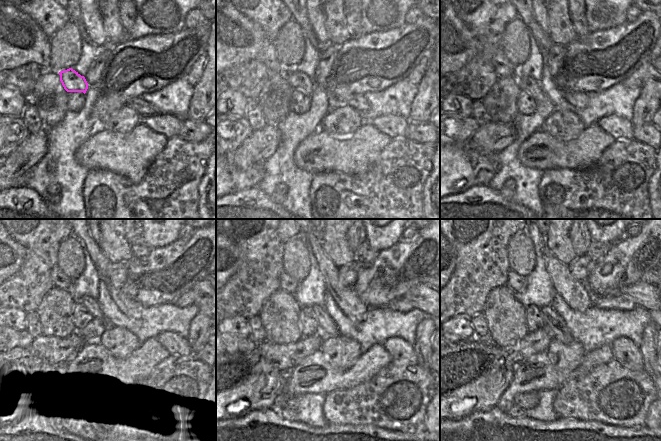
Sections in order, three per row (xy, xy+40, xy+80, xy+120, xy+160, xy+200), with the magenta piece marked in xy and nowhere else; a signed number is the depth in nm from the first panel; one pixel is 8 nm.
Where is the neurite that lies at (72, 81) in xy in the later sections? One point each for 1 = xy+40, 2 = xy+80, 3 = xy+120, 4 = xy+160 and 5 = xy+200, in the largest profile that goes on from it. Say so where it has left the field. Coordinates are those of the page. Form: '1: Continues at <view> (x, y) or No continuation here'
1: Continues at xy+40 (299, 81)
2: Continues at xy+80 (531, 86)
3: Continues at xy+120 (93, 307)
4: Continues at xy+160 (328, 328)
5: Continues at xy+200 (553, 323)

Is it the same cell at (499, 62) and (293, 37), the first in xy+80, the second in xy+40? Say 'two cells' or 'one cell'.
two cells

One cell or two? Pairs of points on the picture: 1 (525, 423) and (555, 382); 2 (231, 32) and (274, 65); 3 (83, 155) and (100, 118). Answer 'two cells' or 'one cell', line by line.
1: two cells
2: one cell
3: two cells

